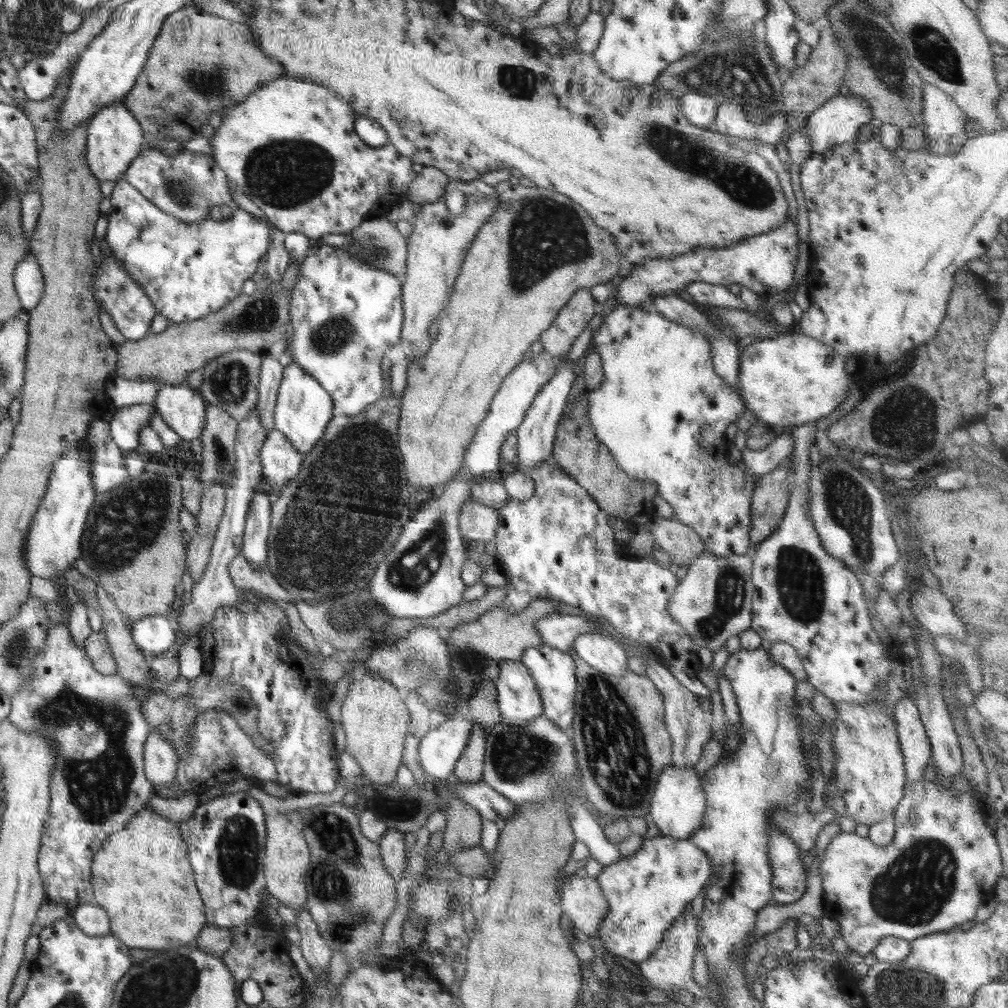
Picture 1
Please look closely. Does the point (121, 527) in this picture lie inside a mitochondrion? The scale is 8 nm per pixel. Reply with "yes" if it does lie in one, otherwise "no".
yes

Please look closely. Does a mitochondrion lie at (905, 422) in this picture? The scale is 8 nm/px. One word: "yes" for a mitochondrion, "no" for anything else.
yes

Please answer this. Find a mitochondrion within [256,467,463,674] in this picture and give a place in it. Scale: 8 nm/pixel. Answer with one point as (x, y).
(426, 556)

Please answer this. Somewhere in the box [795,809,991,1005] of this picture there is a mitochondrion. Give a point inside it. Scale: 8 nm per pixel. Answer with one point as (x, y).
(914, 889)

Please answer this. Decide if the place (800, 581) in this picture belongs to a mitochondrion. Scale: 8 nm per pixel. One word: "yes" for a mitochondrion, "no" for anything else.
yes

